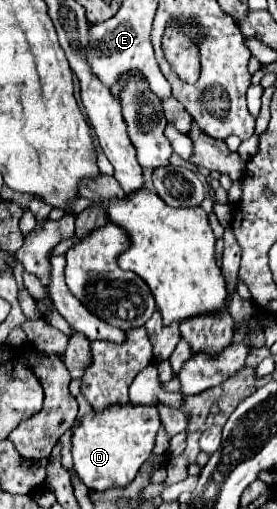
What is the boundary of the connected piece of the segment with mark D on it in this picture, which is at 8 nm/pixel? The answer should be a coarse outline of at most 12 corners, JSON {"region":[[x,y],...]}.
{"region":[[155,406],[89,414],[73,468],[89,490],[127,488],[155,448]]}

